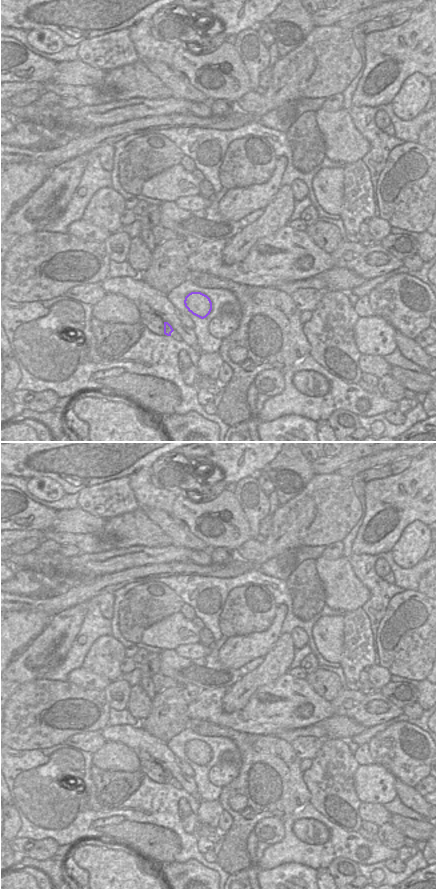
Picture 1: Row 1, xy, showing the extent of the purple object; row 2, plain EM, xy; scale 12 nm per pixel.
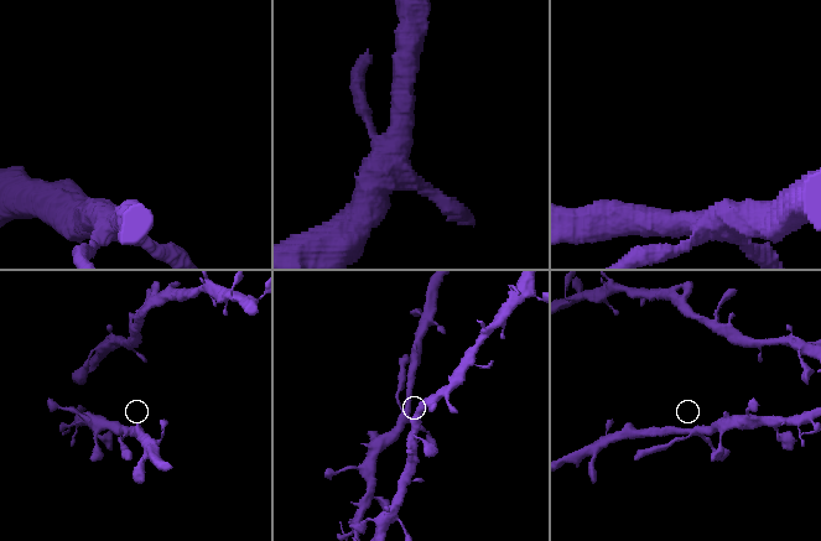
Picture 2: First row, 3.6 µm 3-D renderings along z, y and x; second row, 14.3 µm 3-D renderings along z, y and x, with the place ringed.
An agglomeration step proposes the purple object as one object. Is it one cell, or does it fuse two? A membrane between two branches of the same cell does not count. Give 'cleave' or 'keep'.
cleave

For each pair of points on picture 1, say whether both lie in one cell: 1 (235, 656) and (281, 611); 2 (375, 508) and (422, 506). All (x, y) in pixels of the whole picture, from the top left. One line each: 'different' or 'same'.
1: same
2: same

